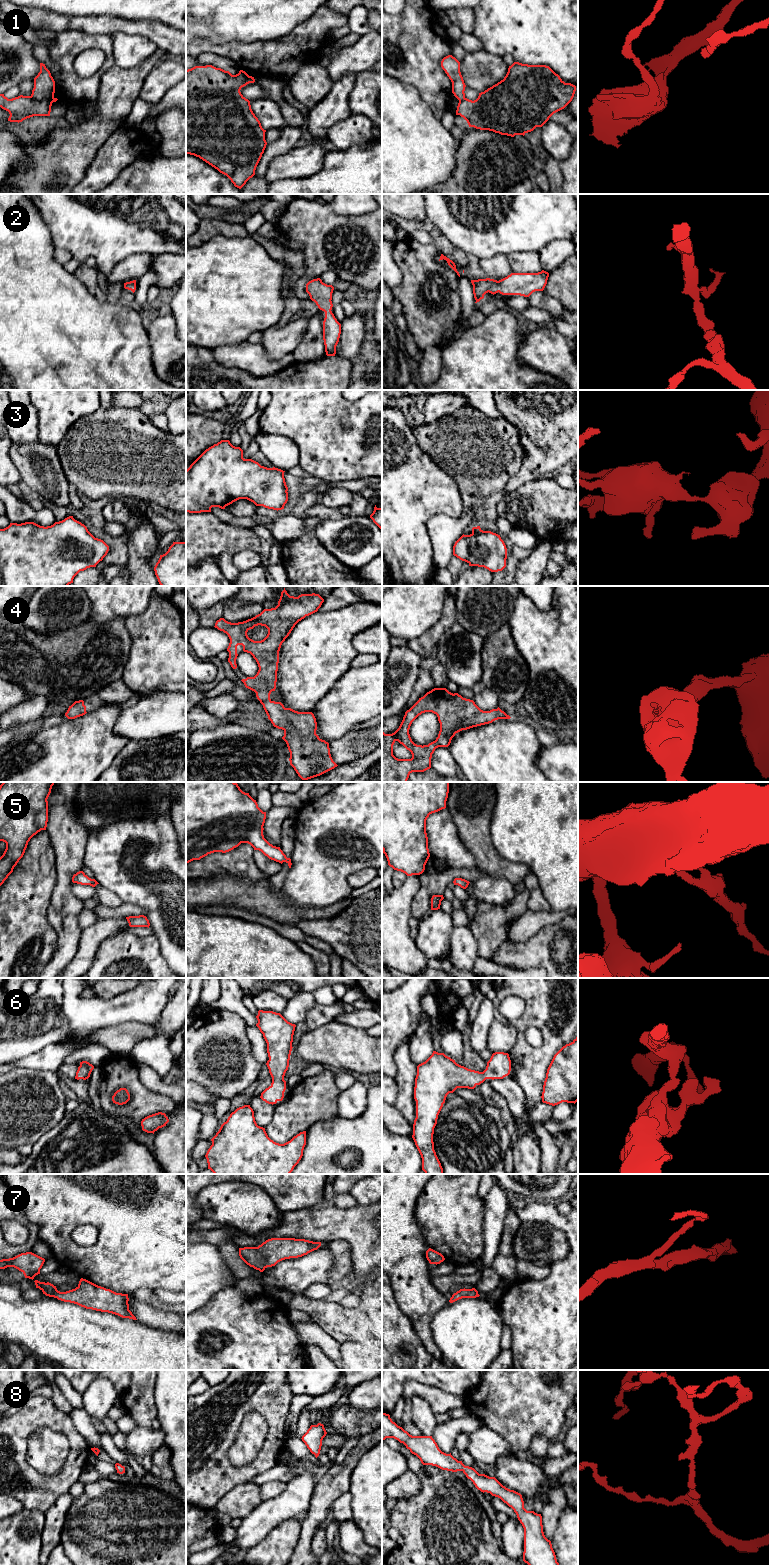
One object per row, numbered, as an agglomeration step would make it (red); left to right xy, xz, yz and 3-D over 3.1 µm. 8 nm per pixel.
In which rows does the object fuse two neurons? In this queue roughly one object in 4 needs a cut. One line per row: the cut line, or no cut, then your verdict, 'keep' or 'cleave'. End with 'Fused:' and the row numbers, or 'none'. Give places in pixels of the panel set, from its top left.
1: cut xy (30, 96), (35, 99), (53, 98); cleave
2: cut none; keep
3: cut none; keep
4: cut none; keep
5: cut none; keep
6: cut none; keep
7: cut none; keep
8: cut none; keep
Fused: 1

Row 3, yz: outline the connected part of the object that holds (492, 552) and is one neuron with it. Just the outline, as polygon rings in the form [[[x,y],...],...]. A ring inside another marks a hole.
[[[473,527],[470,535],[462,535],[453,546],[453,555],[469,566],[484,567],[491,572],[506,567],[507,548],[500,535]]]

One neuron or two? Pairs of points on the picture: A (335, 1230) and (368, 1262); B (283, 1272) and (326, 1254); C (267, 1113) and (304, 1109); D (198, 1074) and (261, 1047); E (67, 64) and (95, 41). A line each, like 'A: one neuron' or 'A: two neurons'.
A: one neuron
B: one neuron
C: two neurons
D: two neurons
E: one neuron

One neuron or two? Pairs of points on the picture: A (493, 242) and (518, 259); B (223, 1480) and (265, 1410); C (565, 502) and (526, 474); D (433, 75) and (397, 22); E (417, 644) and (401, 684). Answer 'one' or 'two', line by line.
A: two
B: one
C: two
D: one
E: two

